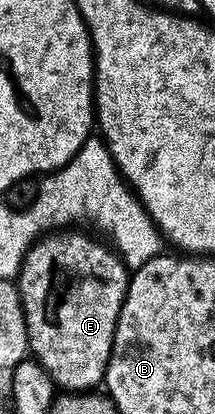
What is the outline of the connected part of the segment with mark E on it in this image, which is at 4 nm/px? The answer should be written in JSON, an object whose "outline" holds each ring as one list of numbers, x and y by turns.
{"outline":[[53,231,47,235,41,236,39,241,35,241,34,244,28,248,28,253,24,256,23,263,20,264,20,271,18,274,20,298,22,299,22,307,26,315,28,348,31,356,49,373,54,385,64,391,92,391,103,382,104,372,108,366,110,351,114,343,114,331,118,323,118,315,122,311,122,303,124,302,126,291,128,290,128,278,130,276,128,266,124,264,119,253,117,253,111,245,105,243,103,240,97,239,91,232,88,232,89,234,80,232,84,231]]}

